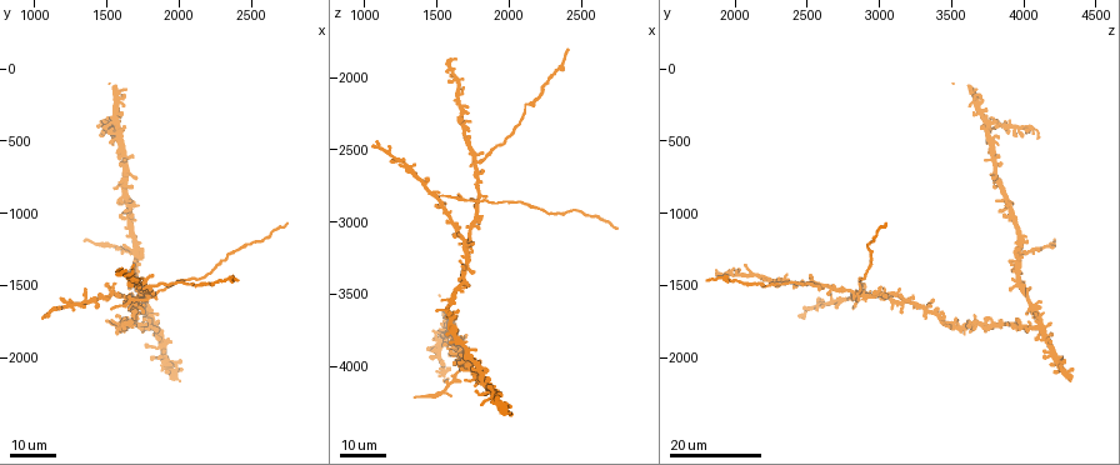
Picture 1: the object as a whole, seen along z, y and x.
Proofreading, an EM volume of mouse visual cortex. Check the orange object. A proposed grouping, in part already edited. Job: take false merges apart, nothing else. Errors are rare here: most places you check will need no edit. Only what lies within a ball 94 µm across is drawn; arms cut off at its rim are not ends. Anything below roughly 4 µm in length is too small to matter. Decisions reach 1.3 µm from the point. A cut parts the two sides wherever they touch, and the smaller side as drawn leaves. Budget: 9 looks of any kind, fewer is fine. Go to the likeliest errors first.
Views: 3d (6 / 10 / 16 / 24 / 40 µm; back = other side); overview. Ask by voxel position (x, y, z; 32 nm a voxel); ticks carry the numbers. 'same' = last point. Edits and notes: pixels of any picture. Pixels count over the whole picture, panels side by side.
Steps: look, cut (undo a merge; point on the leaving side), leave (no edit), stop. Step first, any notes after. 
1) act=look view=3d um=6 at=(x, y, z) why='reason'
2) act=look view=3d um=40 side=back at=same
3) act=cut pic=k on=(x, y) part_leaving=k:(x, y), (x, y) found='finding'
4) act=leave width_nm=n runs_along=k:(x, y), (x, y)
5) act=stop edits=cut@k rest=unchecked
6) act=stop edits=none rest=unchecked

act=look view=3d um=24 at=(1800, 1580, 2860) why='looks like a crossing'

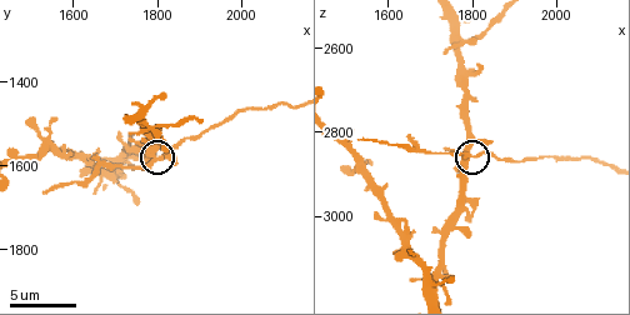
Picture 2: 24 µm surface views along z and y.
act=look view=3d um=10 at=(1800, 1580, 2855)

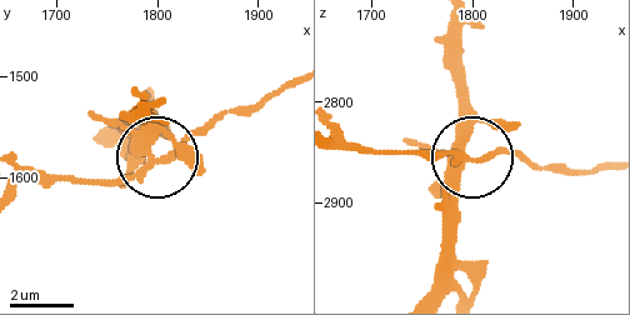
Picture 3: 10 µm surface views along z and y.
act=cut pic=3 on=(504, 151) arms=5 part_leaving=3:(465, 154), (519, 154), (550, 170), (608, 170) found='a second neuron is stuck on'

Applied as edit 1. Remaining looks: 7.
act=look view=3d um=6 at=(1780, 1505, 2585)

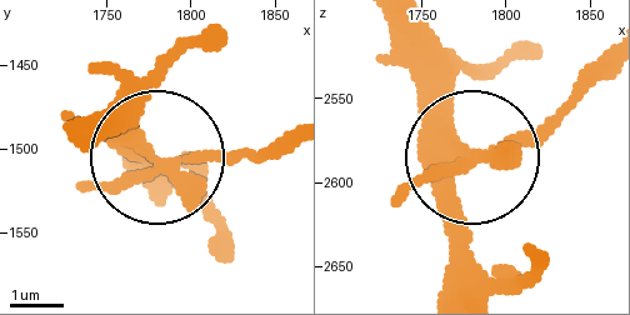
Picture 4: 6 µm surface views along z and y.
act=cut pic=4 on=(238, 151) part_leaving=4:(165, 163), (281, 149) found='two neurons meet here'

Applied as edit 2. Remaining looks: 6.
act=look view=3d um=24 at=(1700, 1280, 4000) why='side arm on a straight run'

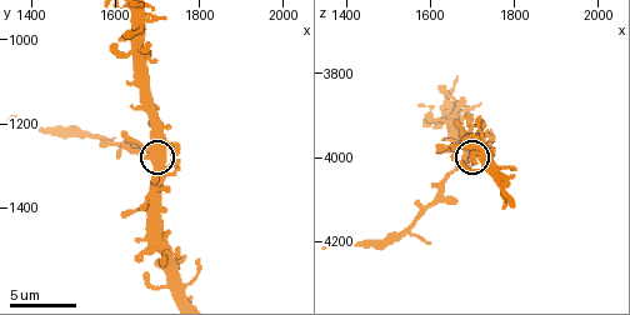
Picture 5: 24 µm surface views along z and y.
act=look view=3d um=6 at=(1685, 1280, 3985)

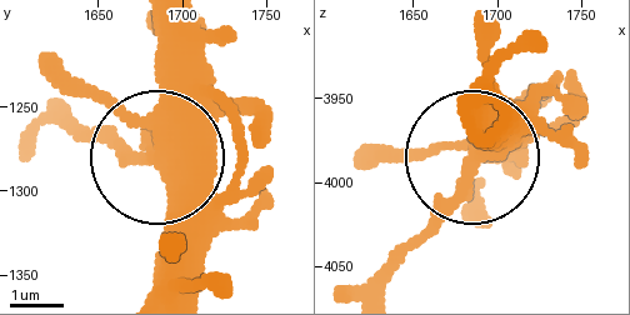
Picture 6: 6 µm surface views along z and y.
act=cut pic=6 on=(81, 140) arms=3 part_leaving=6:(145, 150), (69, 124) found='two neurons meet here'

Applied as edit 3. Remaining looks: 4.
act=look view=overview

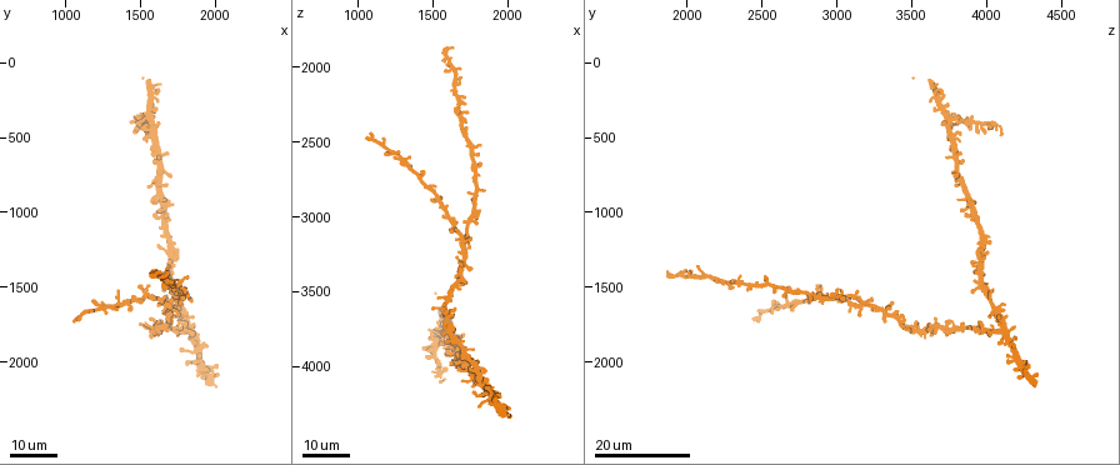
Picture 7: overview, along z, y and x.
act=look view=3d um=24 at=(1680, 1620, 3160) why='looks like a crossing'

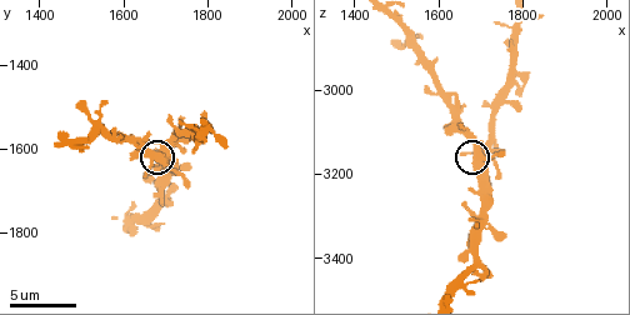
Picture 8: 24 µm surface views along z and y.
act=look view=3d um=6 at=same

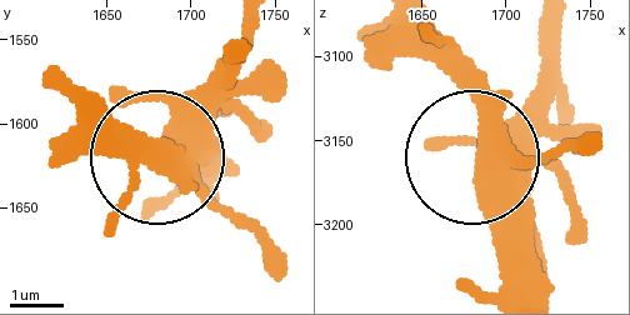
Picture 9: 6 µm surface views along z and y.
act=leave arms=4 found='all the same neuron'

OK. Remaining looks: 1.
act=stop edits=cut@3,cut@4,cut@6 rest=unchecked

